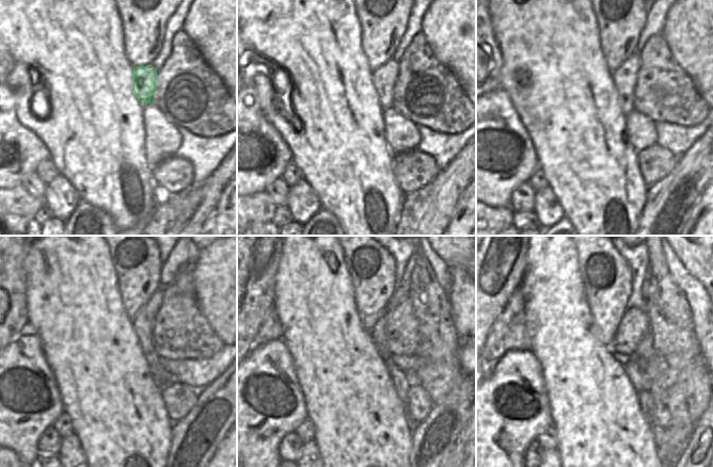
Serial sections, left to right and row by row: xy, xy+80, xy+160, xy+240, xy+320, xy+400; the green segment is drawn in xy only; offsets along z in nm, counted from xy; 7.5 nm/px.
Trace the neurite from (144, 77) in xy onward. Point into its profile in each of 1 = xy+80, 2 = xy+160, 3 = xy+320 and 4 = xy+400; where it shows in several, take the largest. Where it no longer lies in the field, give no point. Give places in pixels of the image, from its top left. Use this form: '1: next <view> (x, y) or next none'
1: next xy+80 (383, 79)
2: next xy+160 (624, 78)
3: next xy+320 (397, 375)
4: next xy+400 (646, 403)

